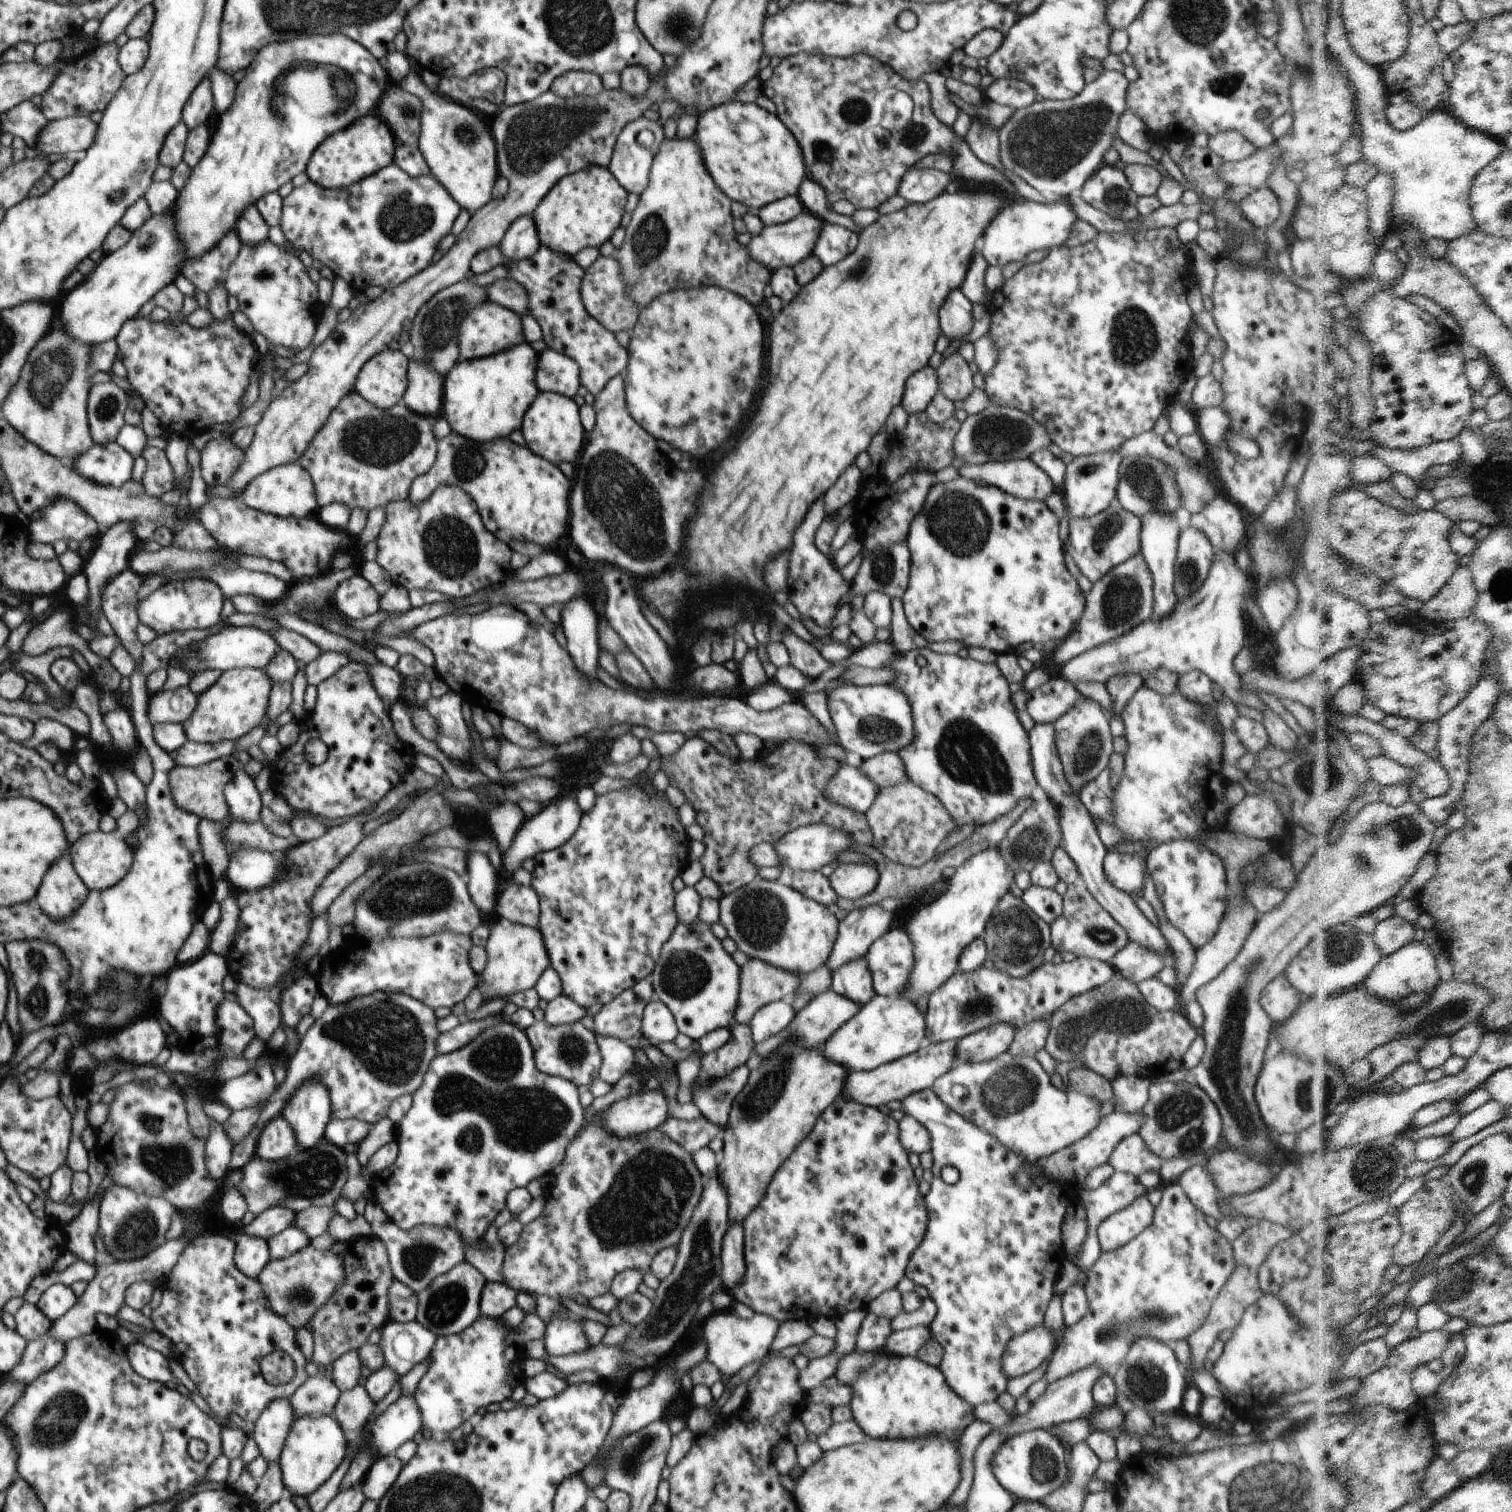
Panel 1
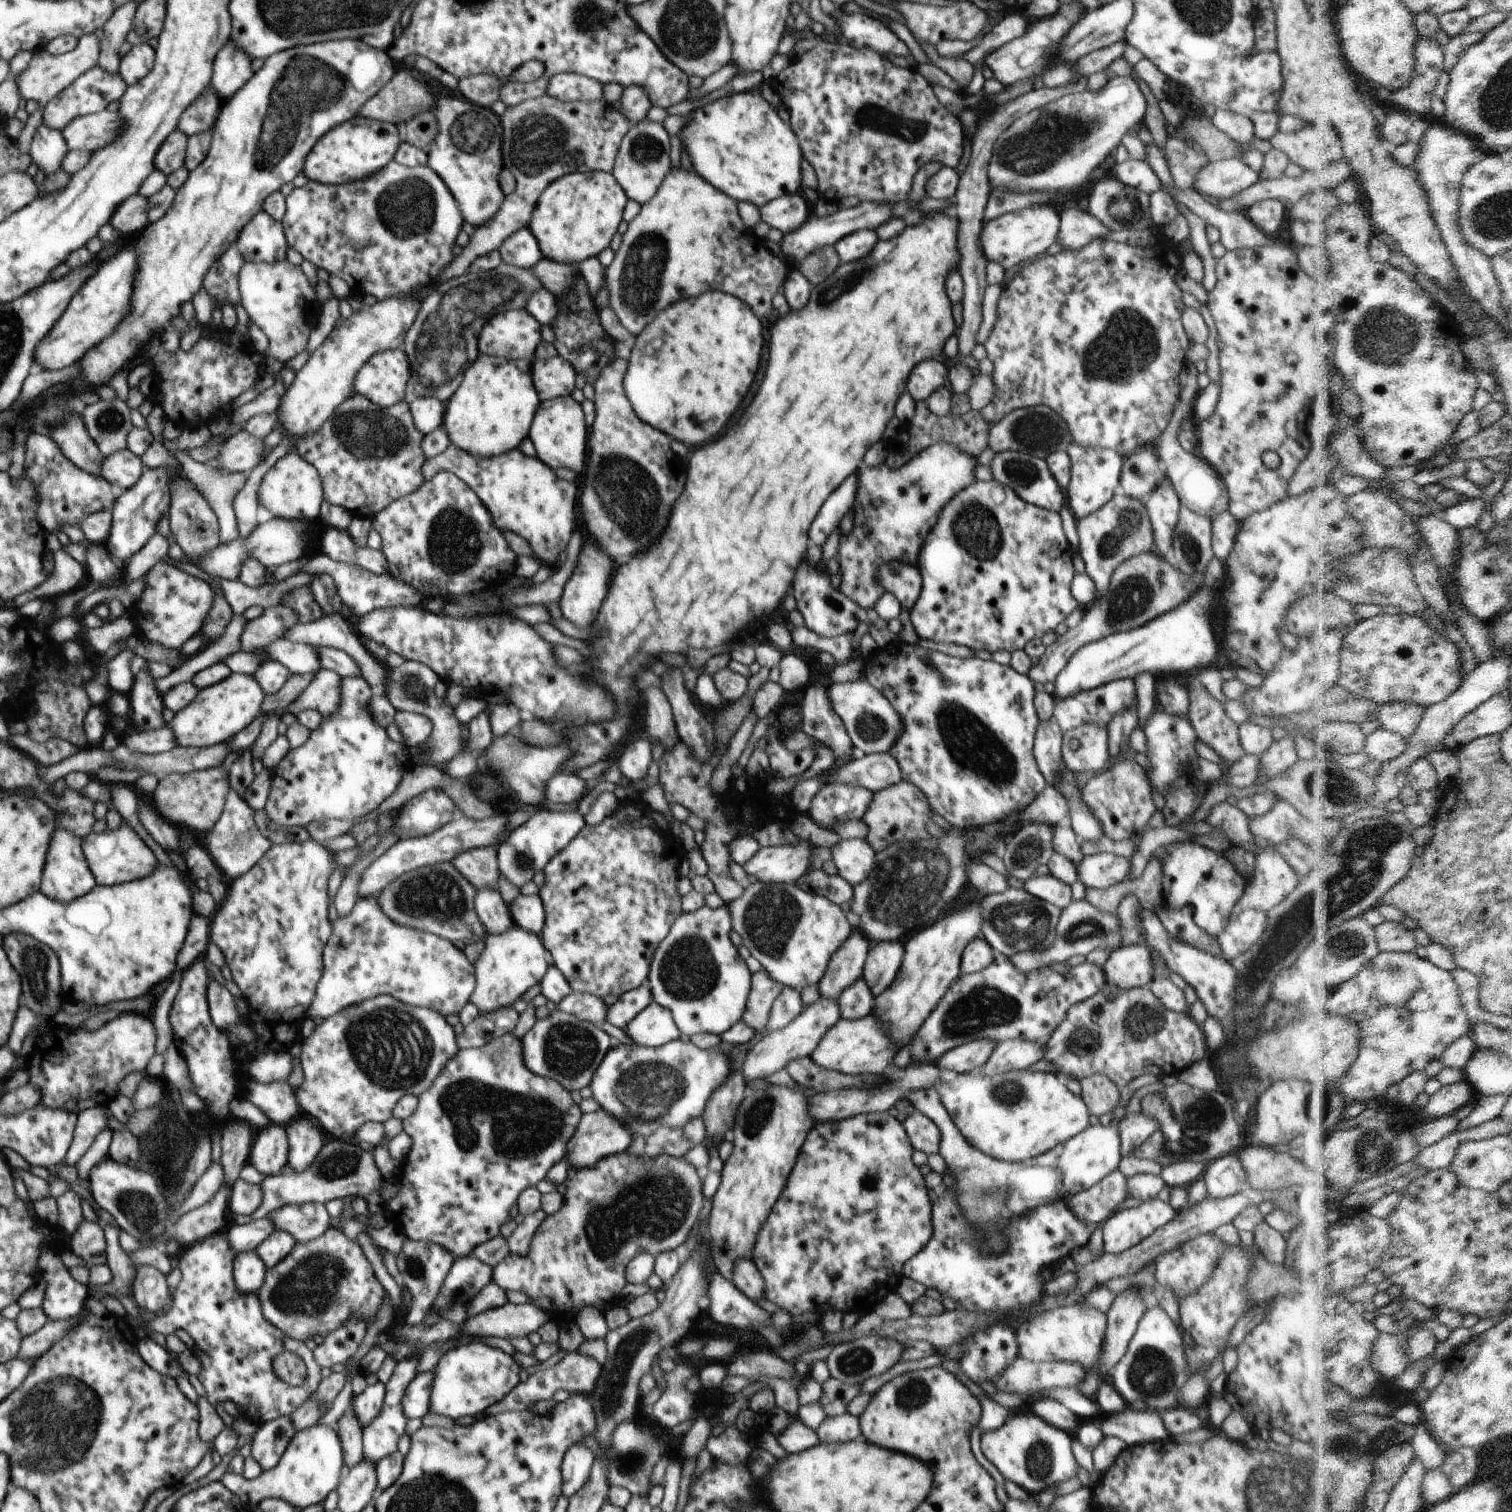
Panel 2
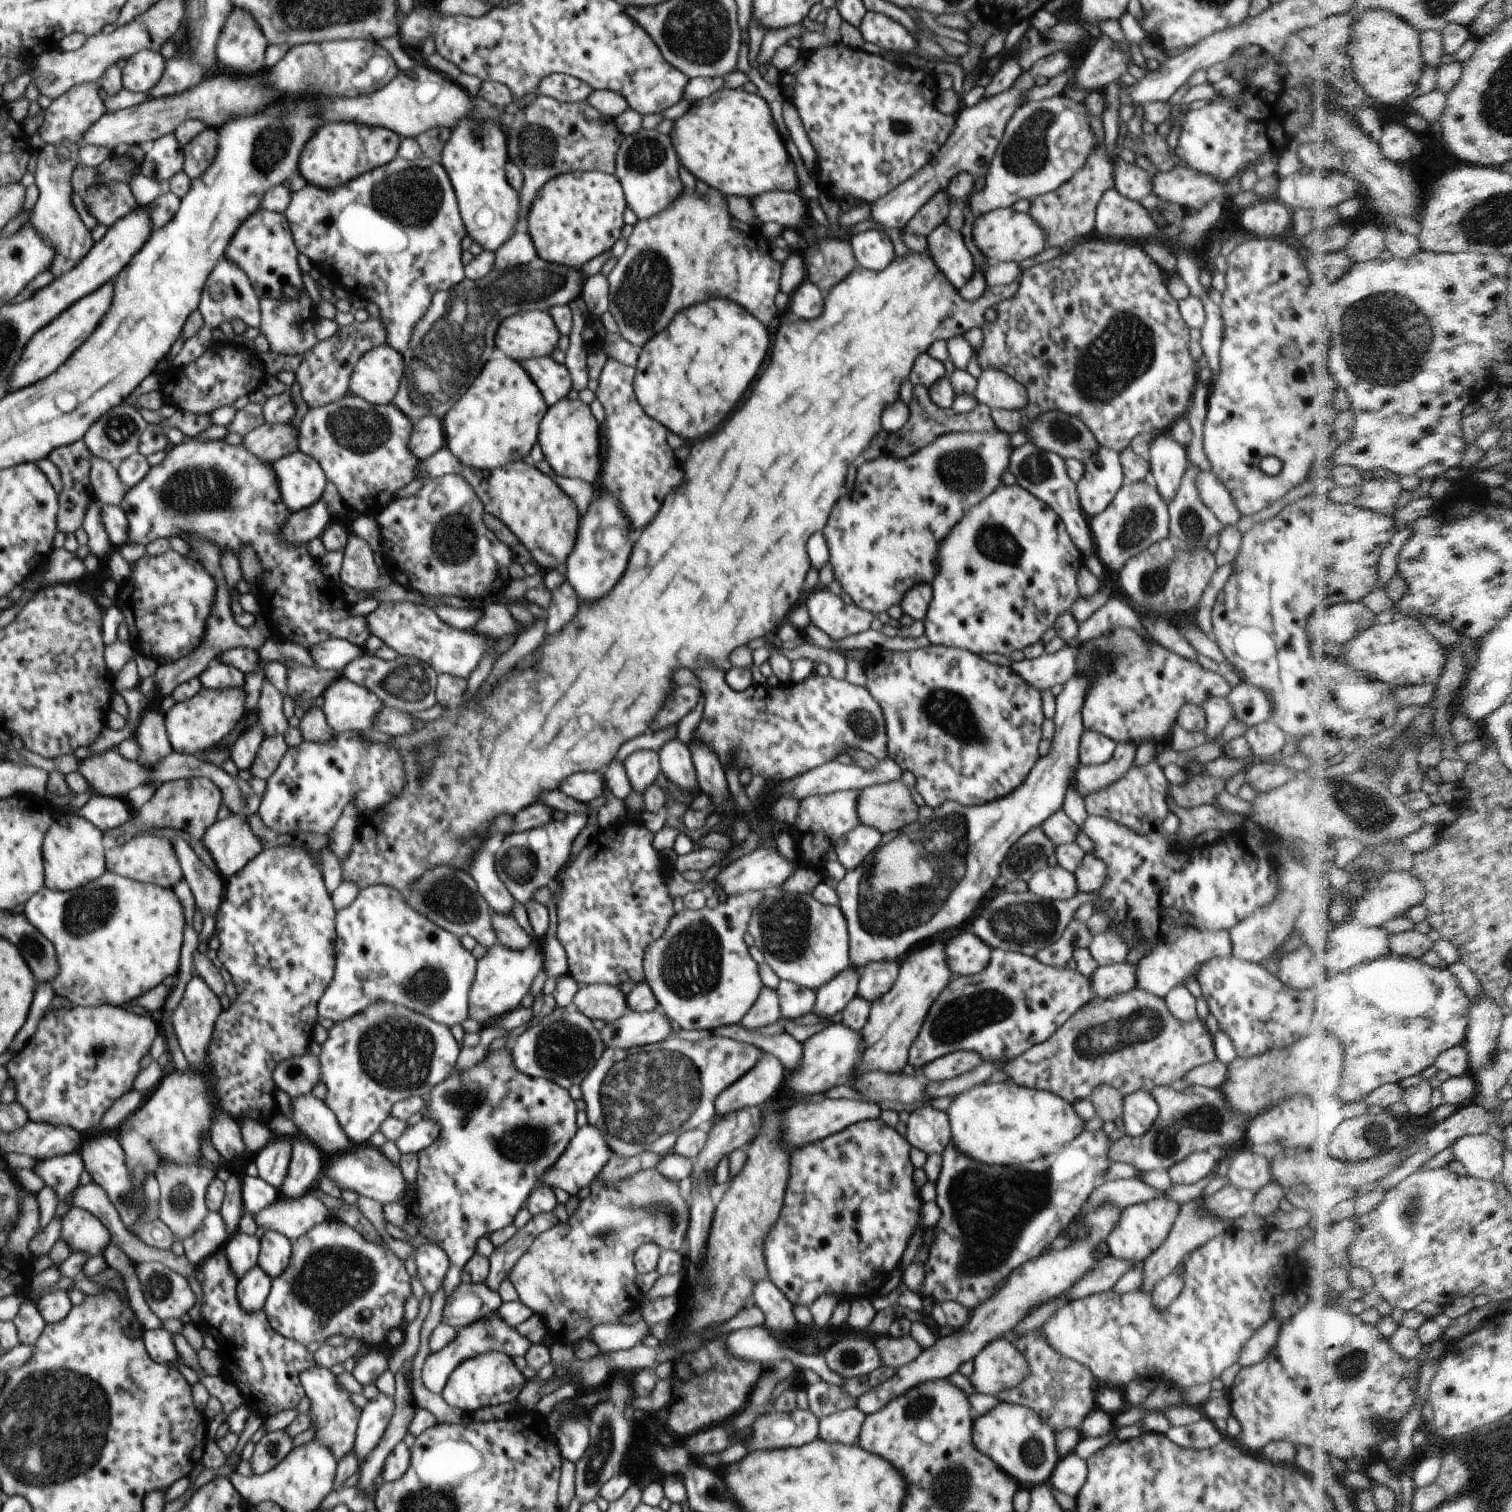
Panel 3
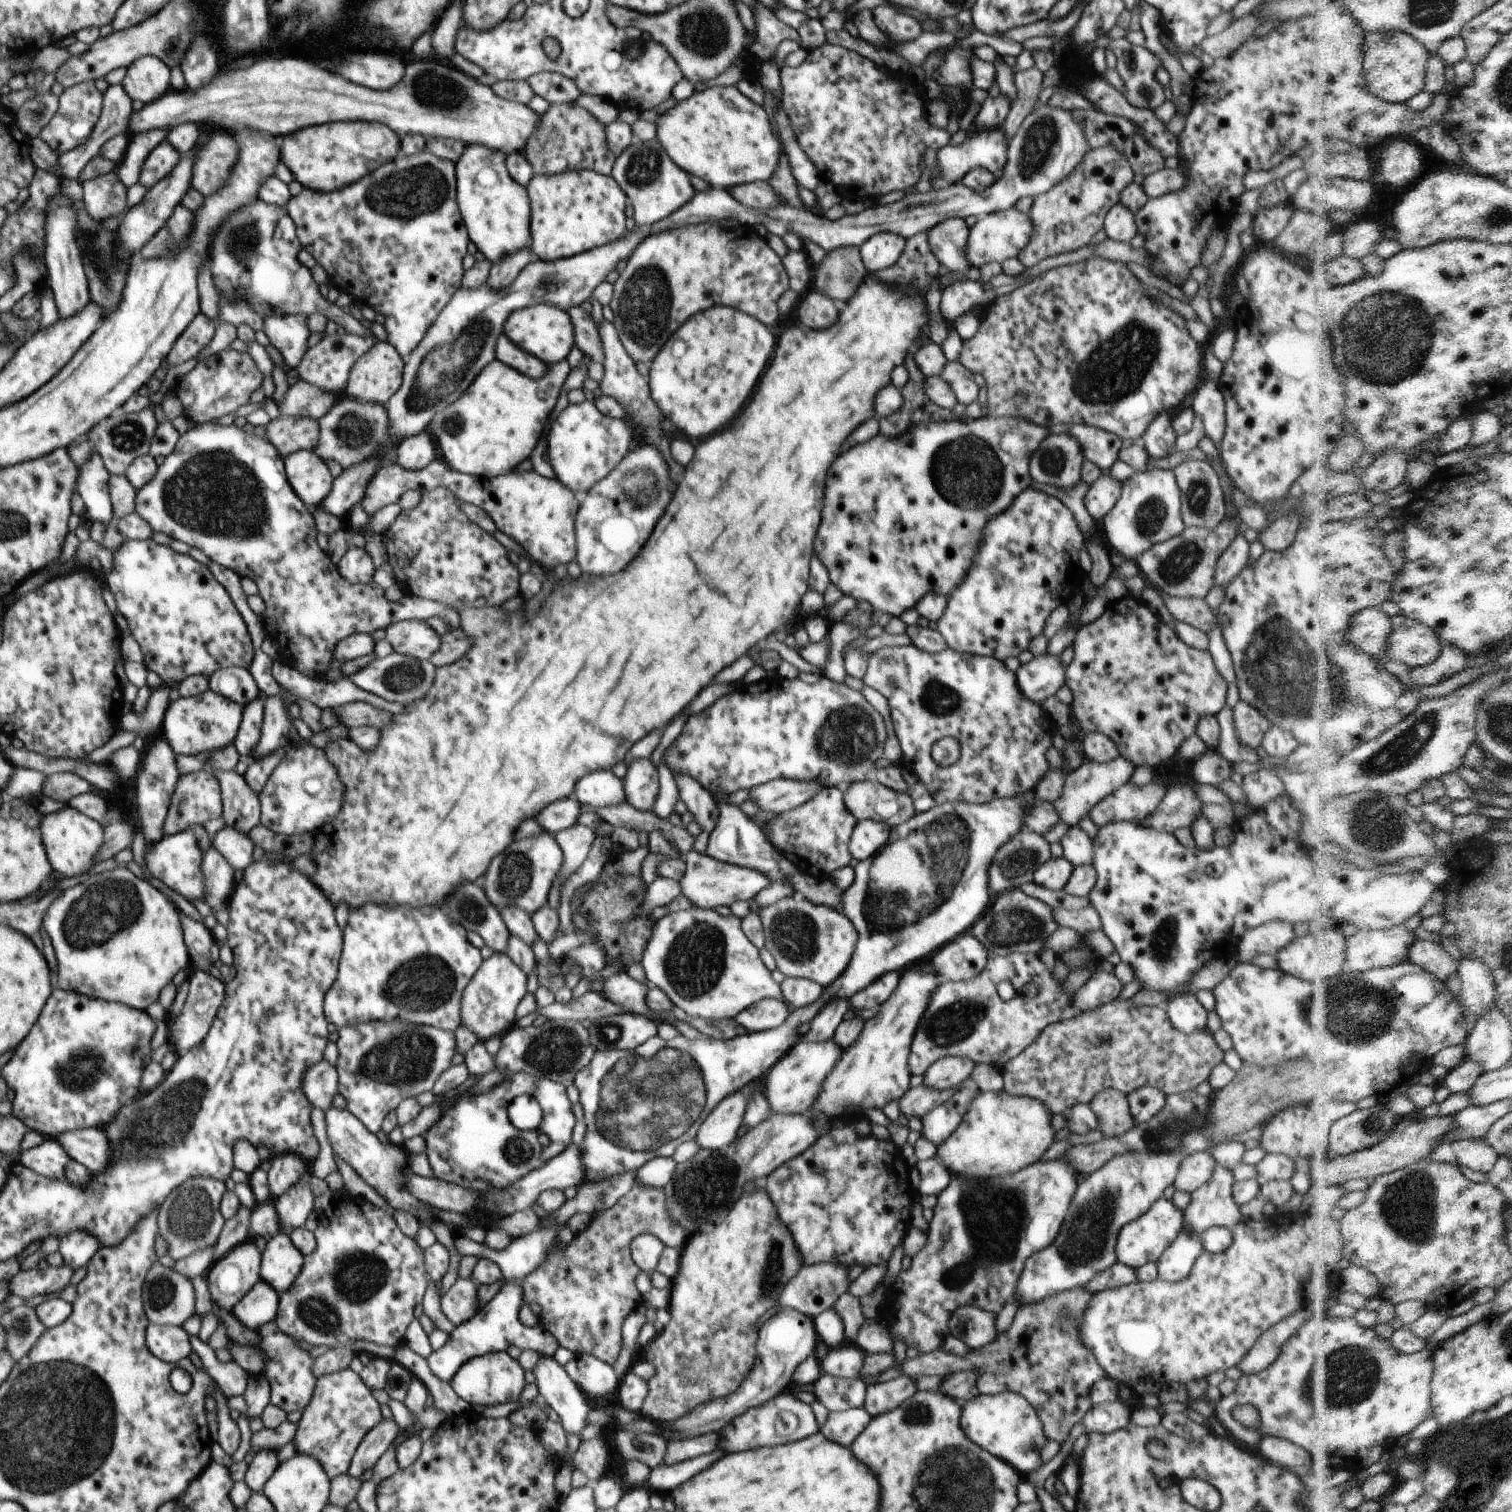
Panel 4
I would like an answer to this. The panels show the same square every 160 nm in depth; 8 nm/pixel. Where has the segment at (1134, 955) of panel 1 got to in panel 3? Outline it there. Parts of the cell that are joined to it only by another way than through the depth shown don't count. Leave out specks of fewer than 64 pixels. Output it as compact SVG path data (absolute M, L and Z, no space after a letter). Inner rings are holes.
M1126 962L1098 967L1091 975L1090 982L1096 997L1109 999L1137 986L1137 966Z

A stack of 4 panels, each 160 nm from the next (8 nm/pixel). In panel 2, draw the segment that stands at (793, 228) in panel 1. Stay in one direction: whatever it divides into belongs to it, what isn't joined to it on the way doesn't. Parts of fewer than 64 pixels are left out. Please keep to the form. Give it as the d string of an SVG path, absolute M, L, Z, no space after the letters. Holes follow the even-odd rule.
M862 201L859 205L850 207L849 209L841 207L838 212L829 216L817 217L814 214L810 214L807 221L798 230L785 234L782 243L780 243L784 258L787 259L788 256L792 257L791 259L801 261L813 250L826 245L834 245L835 242L838 242L841 238L853 232L859 230L875 231L876 228L882 226L884 222L894 219L892 217L894 216L892 213L894 204L895 203L891 202L879 203L878 201Z

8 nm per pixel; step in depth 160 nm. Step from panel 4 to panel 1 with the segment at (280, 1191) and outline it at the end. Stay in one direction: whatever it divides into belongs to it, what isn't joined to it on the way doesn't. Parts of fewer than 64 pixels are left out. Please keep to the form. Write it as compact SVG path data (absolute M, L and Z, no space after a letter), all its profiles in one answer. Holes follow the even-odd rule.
M281 1115L270 1119L259 1134L255 1156L263 1161L281 1161L300 1150L292 1127Z

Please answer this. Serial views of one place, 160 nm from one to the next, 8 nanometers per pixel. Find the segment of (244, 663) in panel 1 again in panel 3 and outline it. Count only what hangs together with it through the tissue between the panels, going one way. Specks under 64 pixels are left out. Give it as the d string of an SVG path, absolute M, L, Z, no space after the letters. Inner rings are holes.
M330 639L318 643L309 651L317 663L316 668L342 671L349 662L362 656L366 650L346 639Z

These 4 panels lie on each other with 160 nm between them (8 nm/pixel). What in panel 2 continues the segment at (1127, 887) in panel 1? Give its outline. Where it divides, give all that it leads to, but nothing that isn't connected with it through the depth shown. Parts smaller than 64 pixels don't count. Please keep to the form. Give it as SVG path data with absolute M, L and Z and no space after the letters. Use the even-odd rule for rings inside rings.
M1083 855L1077 866L1077 880L1082 882L1085 888L1106 889L1126 880L1130 871L1130 859L1122 855Z

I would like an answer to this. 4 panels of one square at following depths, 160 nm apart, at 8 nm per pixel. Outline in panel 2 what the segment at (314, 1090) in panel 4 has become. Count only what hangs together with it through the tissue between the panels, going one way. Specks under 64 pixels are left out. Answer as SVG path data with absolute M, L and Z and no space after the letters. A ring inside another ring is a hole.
M268 1051L258 1055L249 1066L251 1080L260 1084L270 1084L276 1081L286 1081L292 1072L292 1060L289 1052Z

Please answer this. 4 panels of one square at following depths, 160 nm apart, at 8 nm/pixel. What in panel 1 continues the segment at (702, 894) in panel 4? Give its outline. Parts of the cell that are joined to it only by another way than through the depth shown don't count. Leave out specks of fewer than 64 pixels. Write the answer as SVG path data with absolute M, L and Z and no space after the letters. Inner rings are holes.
M820 822L815 825L806 825L805 827L800 827L800 828L797 828L796 830L787 832L782 838L780 838L780 840L777 840L775 842L775 851L777 852L777 855L779 858L779 868L781 871L782 870L790 870L790 872L794 872L794 873L797 873L798 871L814 872L814 871L820 871L822 866L826 866L826 864L830 864L832 862L839 864L838 862L835 861L834 857L836 856L836 854L838 854L838 852L848 850L848 846L850 846L850 843L856 843L856 842L854 842L853 839L850 839L849 835L847 835L846 833L843 833L843 832L840 832L839 830L833 829L832 827L829 826L829 824L824 824L824 822Z

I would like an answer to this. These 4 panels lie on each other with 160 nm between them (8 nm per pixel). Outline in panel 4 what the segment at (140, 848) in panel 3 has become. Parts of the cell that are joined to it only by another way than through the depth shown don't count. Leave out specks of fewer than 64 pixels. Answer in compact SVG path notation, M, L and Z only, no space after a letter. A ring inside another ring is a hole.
M190 830L180 831L173 835L166 835L151 849L145 849L145 860L148 870L168 886L192 903L202 900L206 896L205 878L201 869L203 850L198 839Z

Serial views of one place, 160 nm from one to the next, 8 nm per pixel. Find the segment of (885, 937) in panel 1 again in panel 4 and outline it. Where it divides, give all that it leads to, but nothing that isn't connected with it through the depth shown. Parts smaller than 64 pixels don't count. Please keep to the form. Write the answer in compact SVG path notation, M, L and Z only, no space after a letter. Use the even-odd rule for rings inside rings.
M899 971L884 973L880 978L864 987L864 990L853 994L848 999L849 1007L854 1008L854 1010L876 1009L890 998L900 982L901 973Z

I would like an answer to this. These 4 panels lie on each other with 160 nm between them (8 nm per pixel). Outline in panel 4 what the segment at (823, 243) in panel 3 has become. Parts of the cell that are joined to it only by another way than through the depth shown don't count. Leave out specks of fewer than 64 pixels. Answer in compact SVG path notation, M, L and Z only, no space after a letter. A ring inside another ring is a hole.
M838 247L828 252L826 258L816 265L816 274L814 280L814 288L816 292L830 296L832 300L838 302L846 302L848 298L852 298L856 294L856 288L862 284L864 276L866 276L866 268L861 259L859 247Z

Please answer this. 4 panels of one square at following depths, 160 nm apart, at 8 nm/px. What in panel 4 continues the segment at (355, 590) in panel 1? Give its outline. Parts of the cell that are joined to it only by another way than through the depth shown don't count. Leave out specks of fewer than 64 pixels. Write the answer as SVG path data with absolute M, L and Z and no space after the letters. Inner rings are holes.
M350 546L337 563L339 573L350 584L368 584L372 581L375 566L367 550Z

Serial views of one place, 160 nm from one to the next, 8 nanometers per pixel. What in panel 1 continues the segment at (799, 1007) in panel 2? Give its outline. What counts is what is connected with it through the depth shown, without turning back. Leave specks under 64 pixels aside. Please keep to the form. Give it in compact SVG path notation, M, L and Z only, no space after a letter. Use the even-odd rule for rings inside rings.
M780 999L763 1006L748 1024L755 1044L782 1032L792 1022L795 1014L790 999Z

